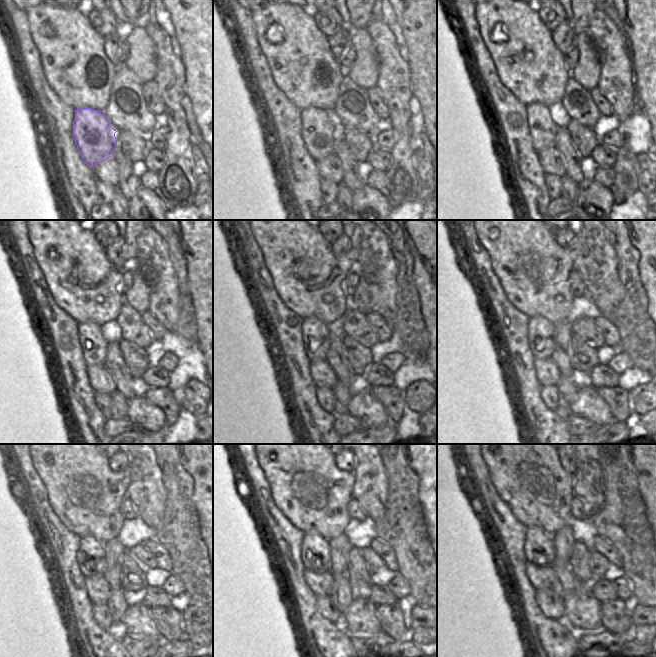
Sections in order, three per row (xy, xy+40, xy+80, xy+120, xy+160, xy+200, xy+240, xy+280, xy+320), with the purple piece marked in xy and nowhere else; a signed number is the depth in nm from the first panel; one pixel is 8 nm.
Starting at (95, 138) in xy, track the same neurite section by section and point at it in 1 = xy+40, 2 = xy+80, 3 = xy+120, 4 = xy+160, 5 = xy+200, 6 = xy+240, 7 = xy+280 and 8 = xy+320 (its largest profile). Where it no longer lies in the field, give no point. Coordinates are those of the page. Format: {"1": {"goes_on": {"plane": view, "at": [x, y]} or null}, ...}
{"1": {"goes_on": {"plane": "xy+40", "at": [319, 134]}}, "2": {"goes_on": {"plane": "xy+80", "at": [543, 129]}}, "3": {"goes_on": {"plane": "xy+120", "at": [94, 347]}}, "4": {"goes_on": {"plane": "xy+160", "at": [316, 338]}}, "5": {"goes_on": {"plane": "xy+200", "at": [540, 332]}}, "6": {"goes_on": {"plane": "xy+240", "at": [91, 559]}}, "7": {"goes_on": {"plane": "xy+280", "at": [316, 557]}}, "8": {"goes_on": {"plane": "xy+320", "at": [539, 548]}}}

